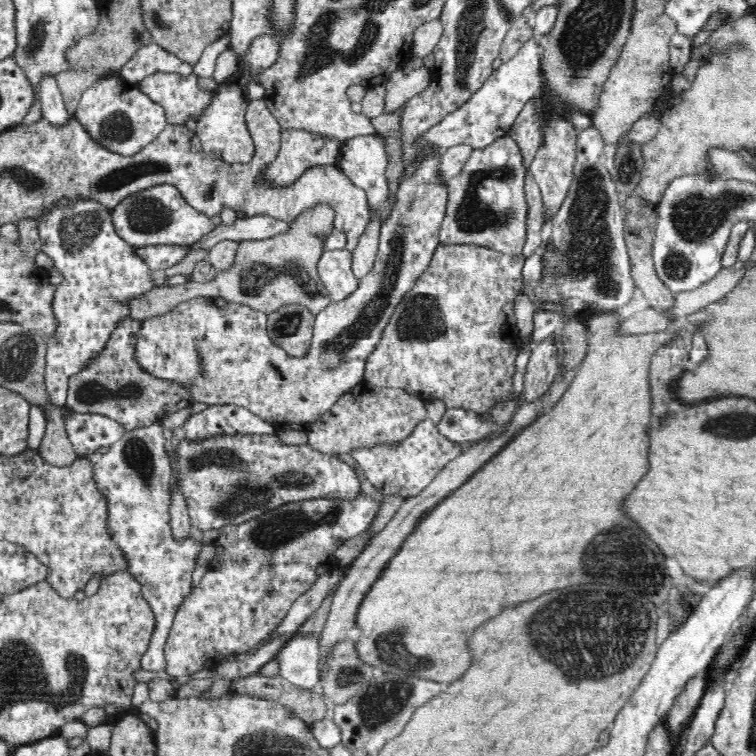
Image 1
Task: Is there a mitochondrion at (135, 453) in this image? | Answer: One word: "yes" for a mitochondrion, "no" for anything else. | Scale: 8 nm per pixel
yes

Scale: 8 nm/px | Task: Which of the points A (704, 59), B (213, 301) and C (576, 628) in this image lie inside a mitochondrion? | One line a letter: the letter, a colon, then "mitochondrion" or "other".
A: other
B: other
C: mitochondrion

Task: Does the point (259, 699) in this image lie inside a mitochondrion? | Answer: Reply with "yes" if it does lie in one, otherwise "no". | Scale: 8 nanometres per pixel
no

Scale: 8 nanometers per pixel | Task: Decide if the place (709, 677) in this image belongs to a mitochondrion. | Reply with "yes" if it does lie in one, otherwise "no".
no

